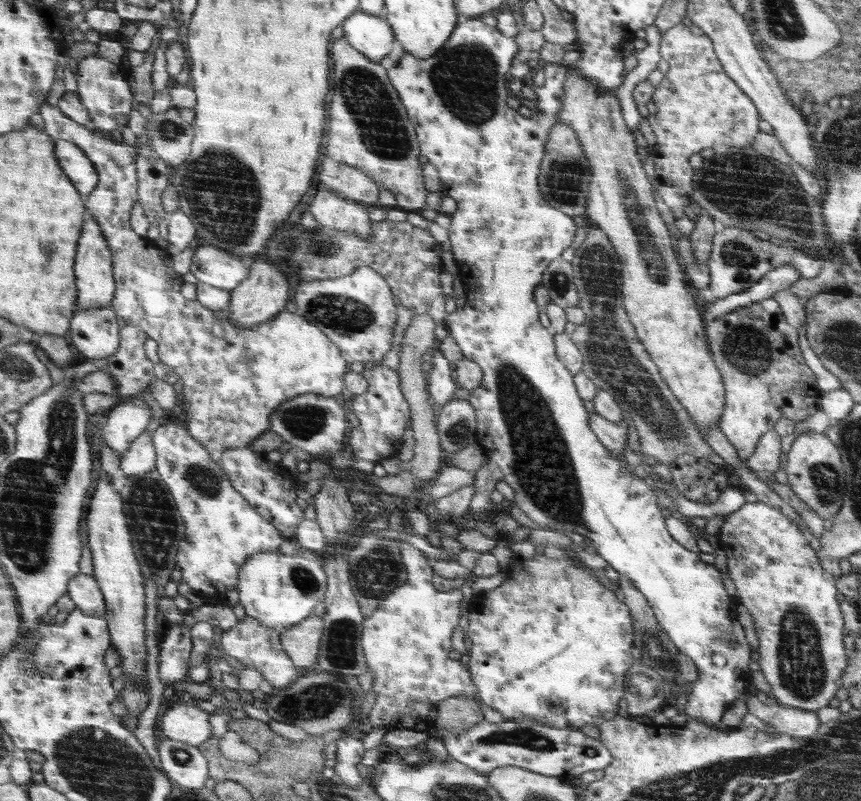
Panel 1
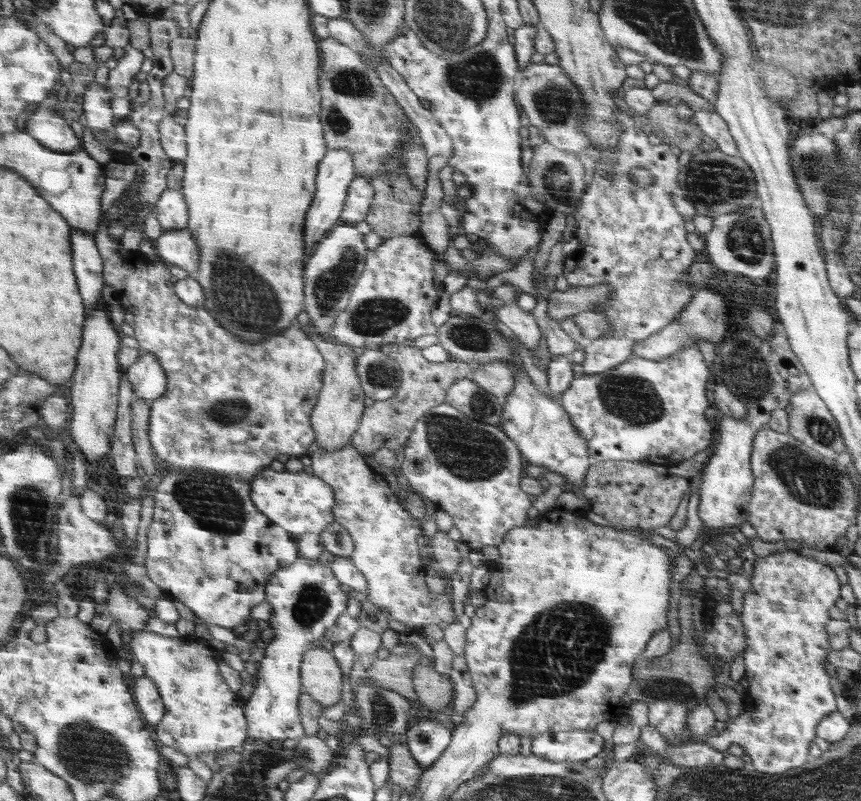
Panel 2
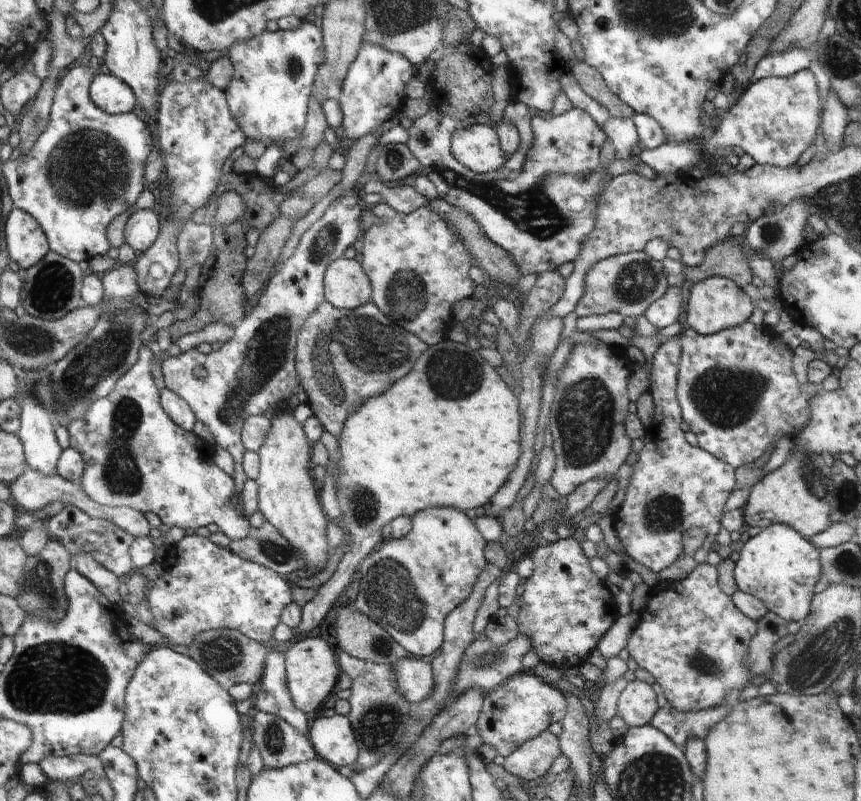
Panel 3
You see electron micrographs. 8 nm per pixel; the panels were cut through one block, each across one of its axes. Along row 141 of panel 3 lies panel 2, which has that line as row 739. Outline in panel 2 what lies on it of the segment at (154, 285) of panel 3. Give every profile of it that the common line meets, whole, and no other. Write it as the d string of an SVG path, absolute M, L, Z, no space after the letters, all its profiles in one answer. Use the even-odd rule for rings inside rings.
M148 630L134 633L132 647L135 657L145 668L146 676L158 684L165 700L165 719L154 729L156 737L163 745L173 746L193 757L206 752L220 753L227 749L232 750L243 744L249 734L248 718L245 716L244 701L239 694L234 694L234 689L222 675L222 653L209 647L205 641L182 637L170 638Z

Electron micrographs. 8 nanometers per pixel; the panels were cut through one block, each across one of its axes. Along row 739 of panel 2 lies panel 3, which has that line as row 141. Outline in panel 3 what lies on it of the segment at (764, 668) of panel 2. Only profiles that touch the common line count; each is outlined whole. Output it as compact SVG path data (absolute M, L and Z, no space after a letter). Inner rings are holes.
M811 69L800 70L788 78L774 76L753 82L736 101L736 108L724 116L722 124L708 138L712 154L716 150L724 152L728 146L738 146L758 164L788 168L814 144L824 102Z

